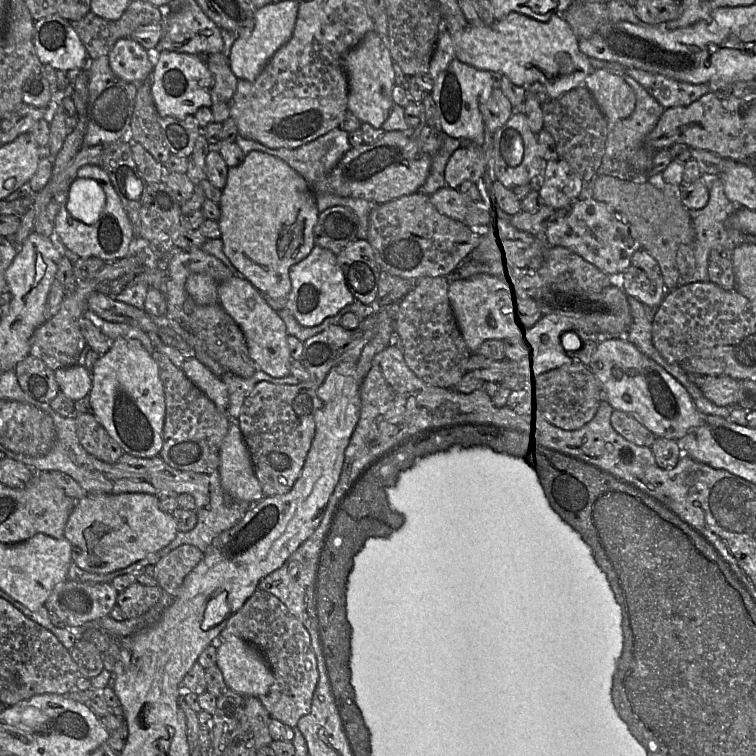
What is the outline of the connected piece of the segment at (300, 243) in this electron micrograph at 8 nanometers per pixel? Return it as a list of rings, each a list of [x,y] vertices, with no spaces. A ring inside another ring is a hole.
[[[254,150],[245,154],[238,166],[229,167],[218,205],[224,252],[238,274],[262,294],[286,302],[292,289],[290,268],[315,246],[314,229],[320,212],[309,183],[284,160]]]

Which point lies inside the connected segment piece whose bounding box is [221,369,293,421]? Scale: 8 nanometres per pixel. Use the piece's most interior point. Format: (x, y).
(239, 388)

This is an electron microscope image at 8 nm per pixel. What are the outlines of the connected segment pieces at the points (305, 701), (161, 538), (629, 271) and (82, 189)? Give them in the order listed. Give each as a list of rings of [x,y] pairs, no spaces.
[[[256,591],[227,621],[220,638],[238,637],[255,646],[267,660],[274,676],[269,692],[259,700],[272,718],[294,727],[299,719],[308,714],[319,673],[317,659],[308,630],[287,607],[273,594]]]
[[[88,493],[85,497],[76,501],[74,508],[70,514],[65,527],[64,538],[68,540],[71,545],[72,561],[81,569],[94,574],[107,574],[113,571],[125,568],[148,555],[155,553],[168,545],[176,536],[178,530],[176,522],[171,513],[165,512],[159,505],[159,500],[156,495],[148,493],[122,493],[122,494],[91,494]]]
[[[644,249],[633,254],[630,266],[621,274],[620,285],[628,297],[634,297],[645,306],[653,309],[660,306],[667,294],[657,261]]]
[[[78,179],[70,186],[66,207],[73,218],[92,225],[100,218],[105,201],[105,193],[97,181]]]

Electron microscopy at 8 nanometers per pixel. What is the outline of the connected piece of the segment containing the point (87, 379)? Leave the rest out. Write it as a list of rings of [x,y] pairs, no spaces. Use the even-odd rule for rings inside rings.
[[[78,364],[54,371],[59,390],[73,401],[88,395],[92,387],[92,376],[85,366]]]

